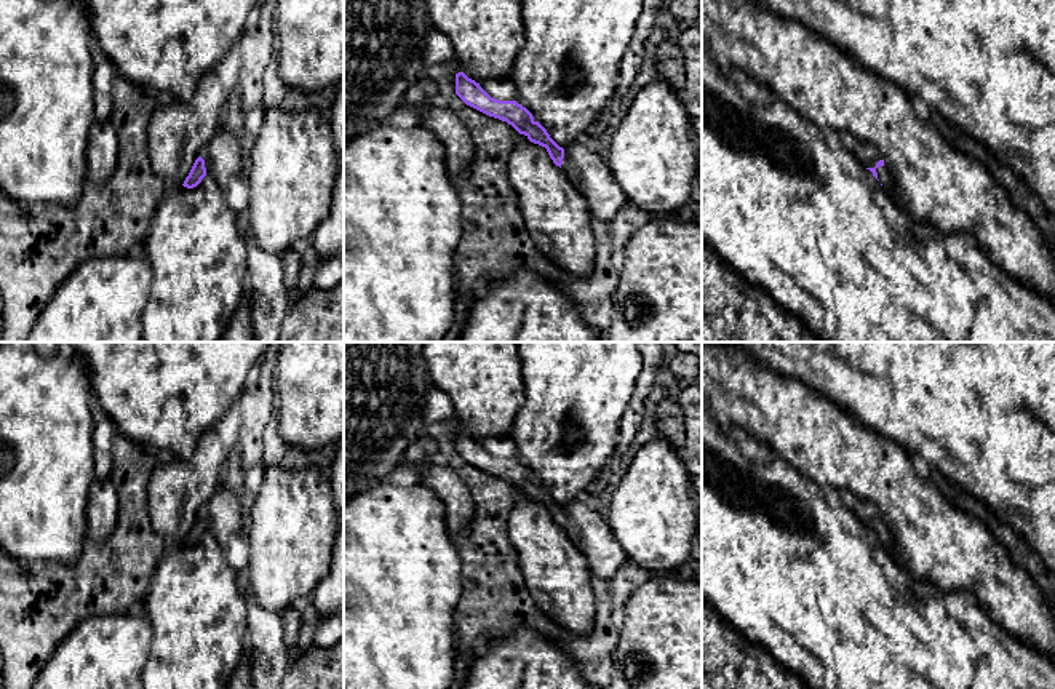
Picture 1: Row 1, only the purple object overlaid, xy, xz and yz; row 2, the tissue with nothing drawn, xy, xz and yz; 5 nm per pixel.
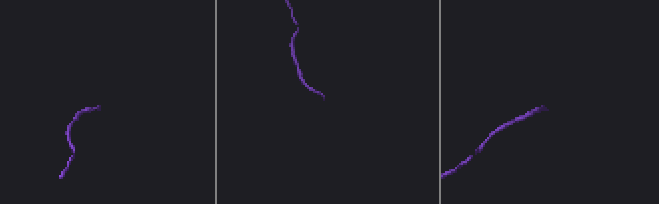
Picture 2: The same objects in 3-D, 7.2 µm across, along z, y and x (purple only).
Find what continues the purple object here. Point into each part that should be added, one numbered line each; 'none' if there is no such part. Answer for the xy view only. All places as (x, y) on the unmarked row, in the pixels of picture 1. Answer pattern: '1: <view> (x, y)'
1: xy (226, 515)

